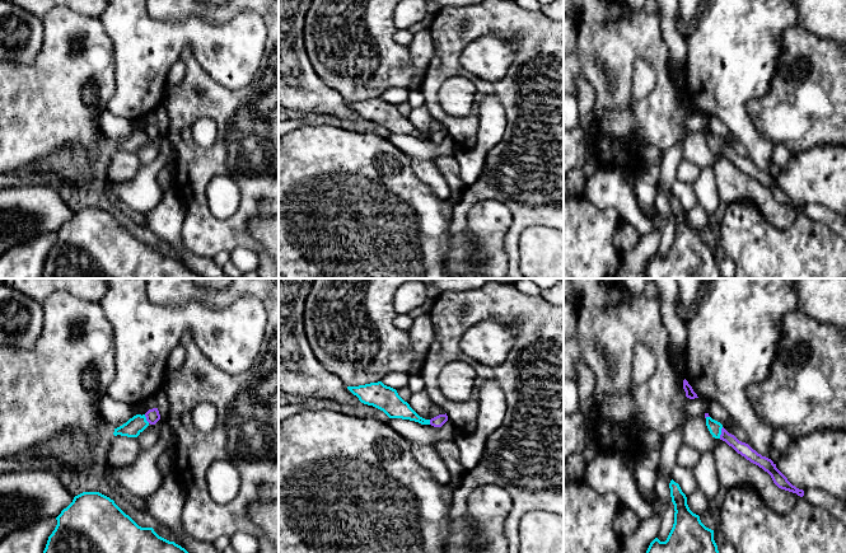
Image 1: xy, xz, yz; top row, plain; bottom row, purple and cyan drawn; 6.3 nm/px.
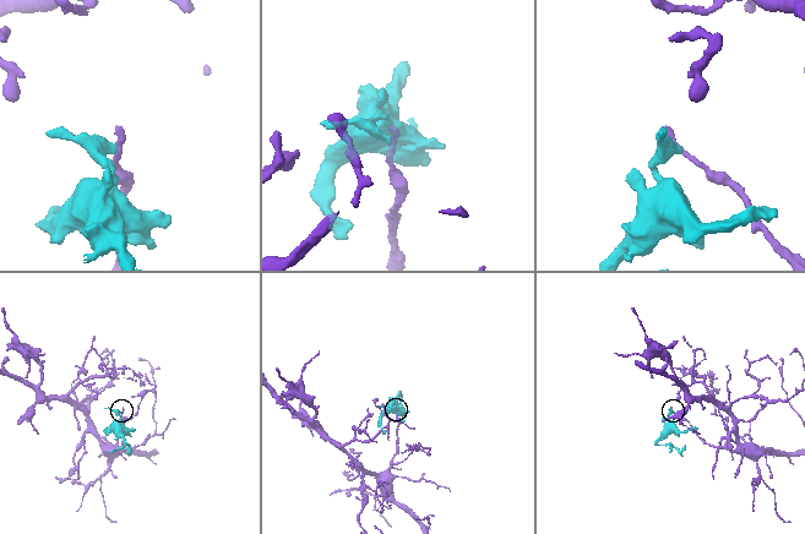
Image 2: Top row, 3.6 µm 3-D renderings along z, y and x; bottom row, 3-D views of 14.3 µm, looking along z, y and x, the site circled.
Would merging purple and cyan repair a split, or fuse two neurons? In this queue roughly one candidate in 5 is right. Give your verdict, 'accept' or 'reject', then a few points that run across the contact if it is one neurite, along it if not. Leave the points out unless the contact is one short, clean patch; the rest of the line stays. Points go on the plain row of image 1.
reject; line yz (723, 143), (719, 153)

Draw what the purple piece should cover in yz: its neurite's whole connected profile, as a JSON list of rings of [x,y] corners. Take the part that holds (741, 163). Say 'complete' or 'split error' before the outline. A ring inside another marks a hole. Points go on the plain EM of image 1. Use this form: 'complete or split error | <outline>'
complete | [[[724,142],[721,144],[720,155],[725,156],[729,161],[732,161],[738,169],[744,172],[751,178],[758,181],[765,187],[767,187],[773,198],[785,206],[796,208],[798,211],[803,212],[804,206],[796,203],[793,201],[787,193],[776,183],[776,179],[766,173],[758,169],[756,165],[753,165],[748,159],[739,156],[734,150],[729,149]]]

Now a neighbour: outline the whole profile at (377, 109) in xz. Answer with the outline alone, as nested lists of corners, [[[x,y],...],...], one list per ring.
[[[382,97],[347,102],[347,104],[356,111],[361,118],[383,126],[389,133],[402,133],[421,140],[430,140],[430,135],[420,132],[410,119],[398,111],[396,104],[384,100]]]

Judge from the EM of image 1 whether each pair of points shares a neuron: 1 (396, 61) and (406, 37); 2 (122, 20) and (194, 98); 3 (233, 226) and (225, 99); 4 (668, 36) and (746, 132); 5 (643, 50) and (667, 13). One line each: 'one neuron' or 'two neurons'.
1: two neurons
2: two neurons
3: one neuron
4: two neurons
5: two neurons

